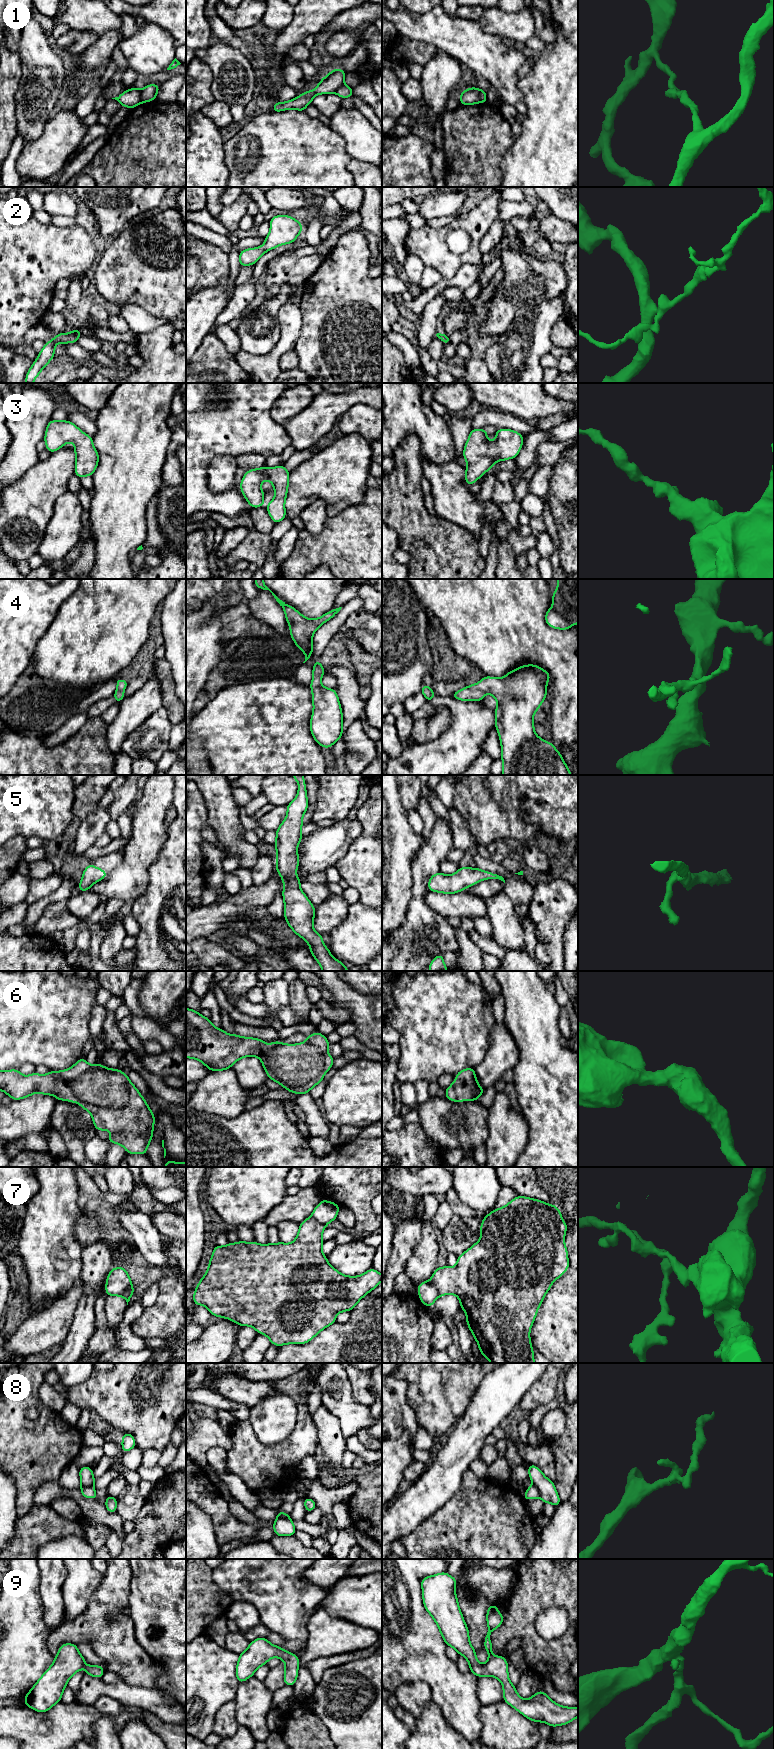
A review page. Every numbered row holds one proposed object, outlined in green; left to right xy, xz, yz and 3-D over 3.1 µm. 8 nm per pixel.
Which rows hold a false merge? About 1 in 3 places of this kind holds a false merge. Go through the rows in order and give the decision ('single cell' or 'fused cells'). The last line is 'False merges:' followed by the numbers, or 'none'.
1: fused cells
2: single cell
3: single cell
4: single cell
5: single cell
6: single cell
7: fused cells
8: fused cells
9: single cell
False merges: 1, 7, 8

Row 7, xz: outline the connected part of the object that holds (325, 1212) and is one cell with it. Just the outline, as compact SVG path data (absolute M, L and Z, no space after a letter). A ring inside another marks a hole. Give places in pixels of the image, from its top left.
M322 1199L314 1208L312 1217L321 1224L328 1224L337 1219L340 1206L334 1202Z

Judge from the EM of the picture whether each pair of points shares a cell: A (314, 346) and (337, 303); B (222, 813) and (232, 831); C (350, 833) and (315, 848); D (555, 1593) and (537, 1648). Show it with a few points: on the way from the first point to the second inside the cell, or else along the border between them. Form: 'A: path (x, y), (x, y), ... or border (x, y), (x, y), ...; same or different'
A: path (321, 335), (336, 320), (336, 314); same
B: path (223, 817), (228, 827); same
C: path (341, 834), (324, 847); same
D: path (540, 1603), (529, 1614), (529, 1633); same

